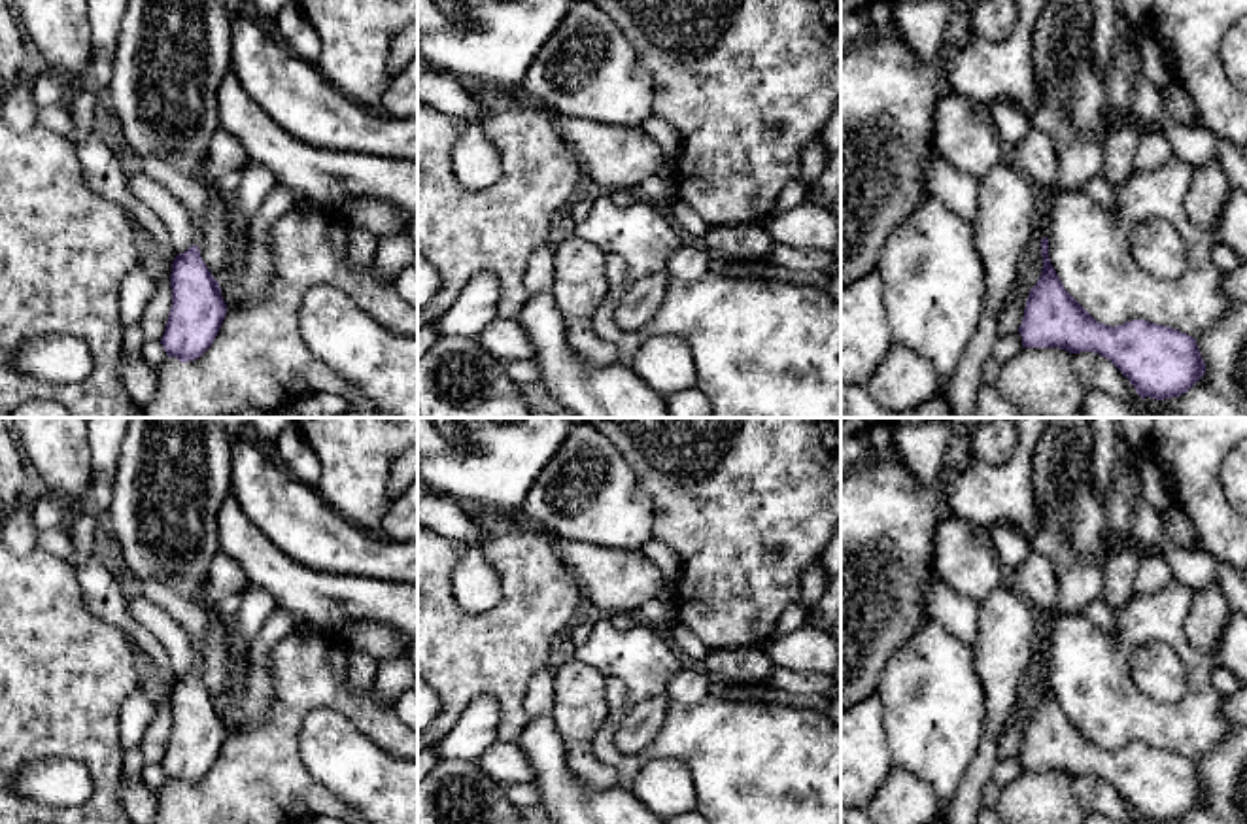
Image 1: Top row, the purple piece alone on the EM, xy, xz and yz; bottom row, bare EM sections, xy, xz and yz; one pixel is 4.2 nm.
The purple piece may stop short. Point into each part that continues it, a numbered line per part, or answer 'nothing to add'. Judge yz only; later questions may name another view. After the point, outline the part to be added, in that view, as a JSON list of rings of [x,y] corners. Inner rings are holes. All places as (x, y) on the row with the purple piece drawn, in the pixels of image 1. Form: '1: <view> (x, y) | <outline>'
1: yz (1047, 197) | [[[1051,187],[1039,193],[1039,221],[1037,221],[1039,238],[1051,236],[1052,208],[1054,208],[1056,193],[1058,193],[1058,187]]]

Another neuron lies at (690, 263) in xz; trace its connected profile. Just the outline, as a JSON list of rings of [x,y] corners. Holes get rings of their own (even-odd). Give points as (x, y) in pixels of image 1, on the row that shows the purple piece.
[[[682,246],[671,259],[667,274],[680,282],[695,282],[710,272],[710,251],[705,246]]]

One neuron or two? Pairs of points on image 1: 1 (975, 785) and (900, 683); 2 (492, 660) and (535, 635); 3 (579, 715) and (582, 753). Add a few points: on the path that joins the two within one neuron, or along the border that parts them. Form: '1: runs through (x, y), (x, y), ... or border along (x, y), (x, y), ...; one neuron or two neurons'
1: border along (983, 730), (979, 751), (949, 804); two neurons
2: runs through (503, 649), (518, 635), (524, 635); one neuron
3: border along (588, 739), (567, 743); two neurons

